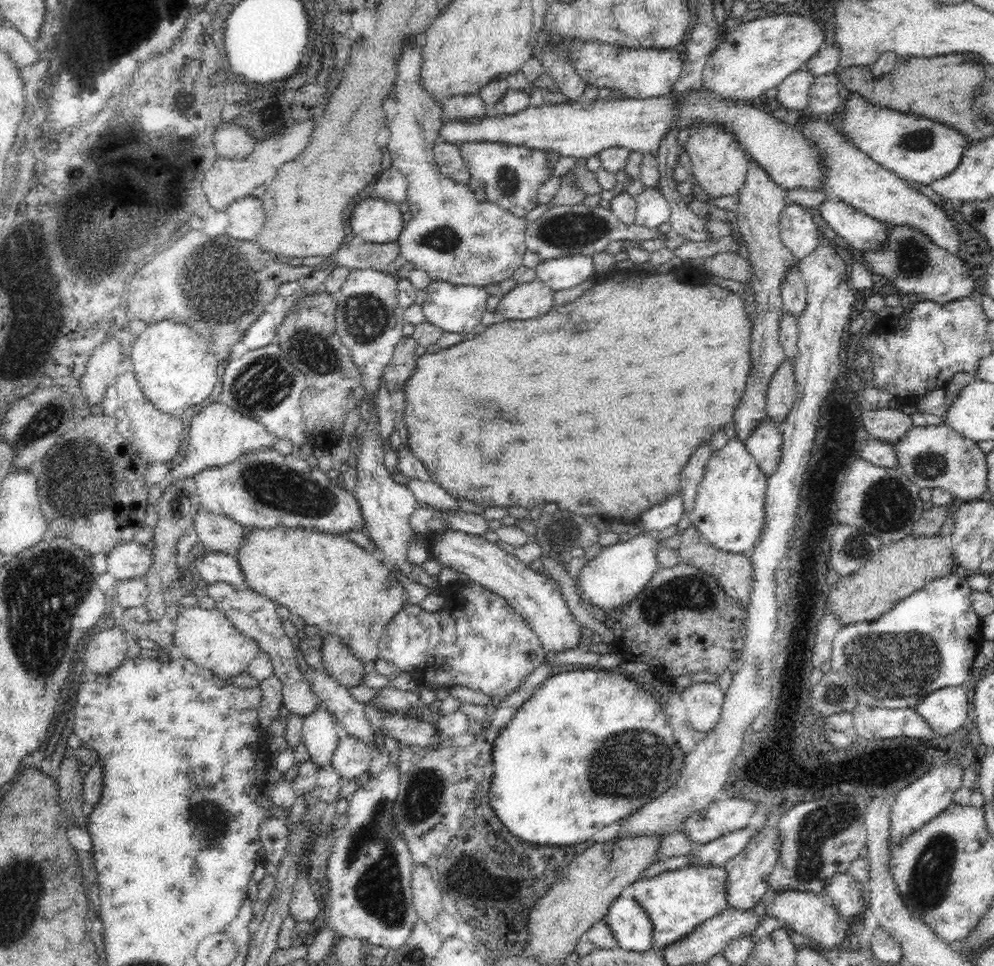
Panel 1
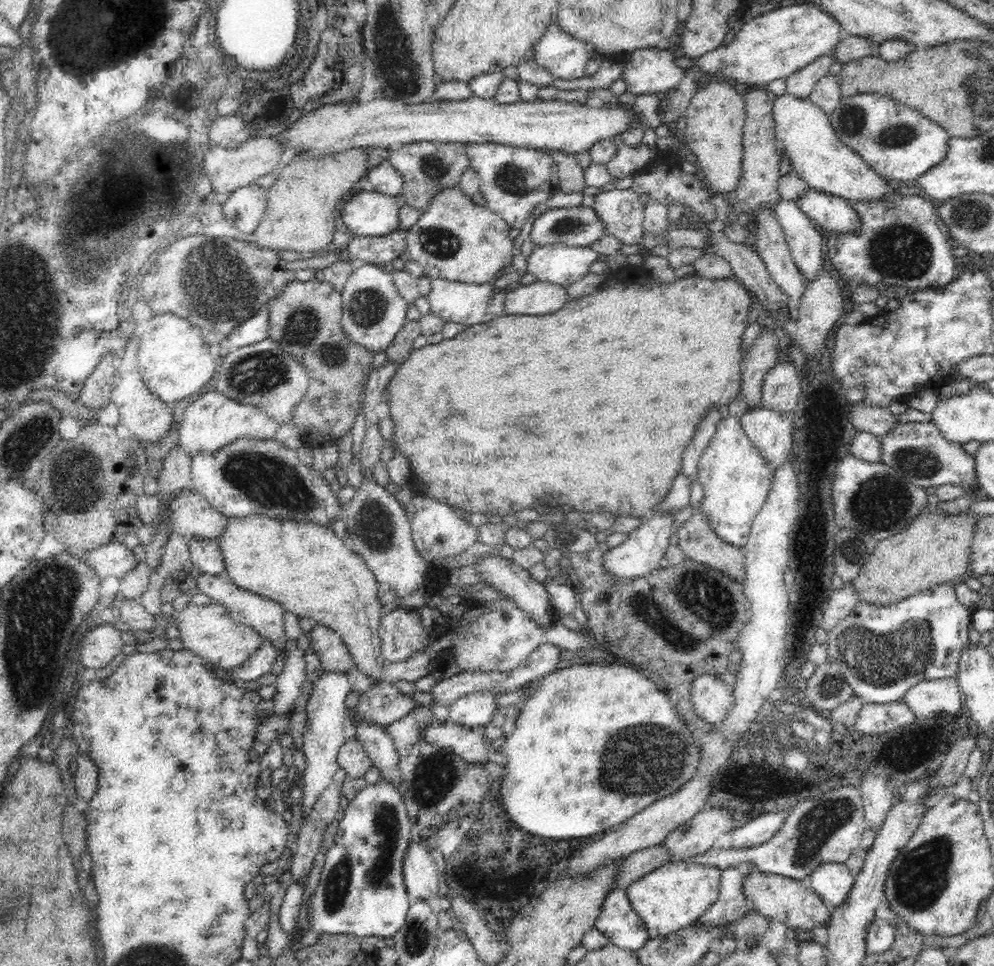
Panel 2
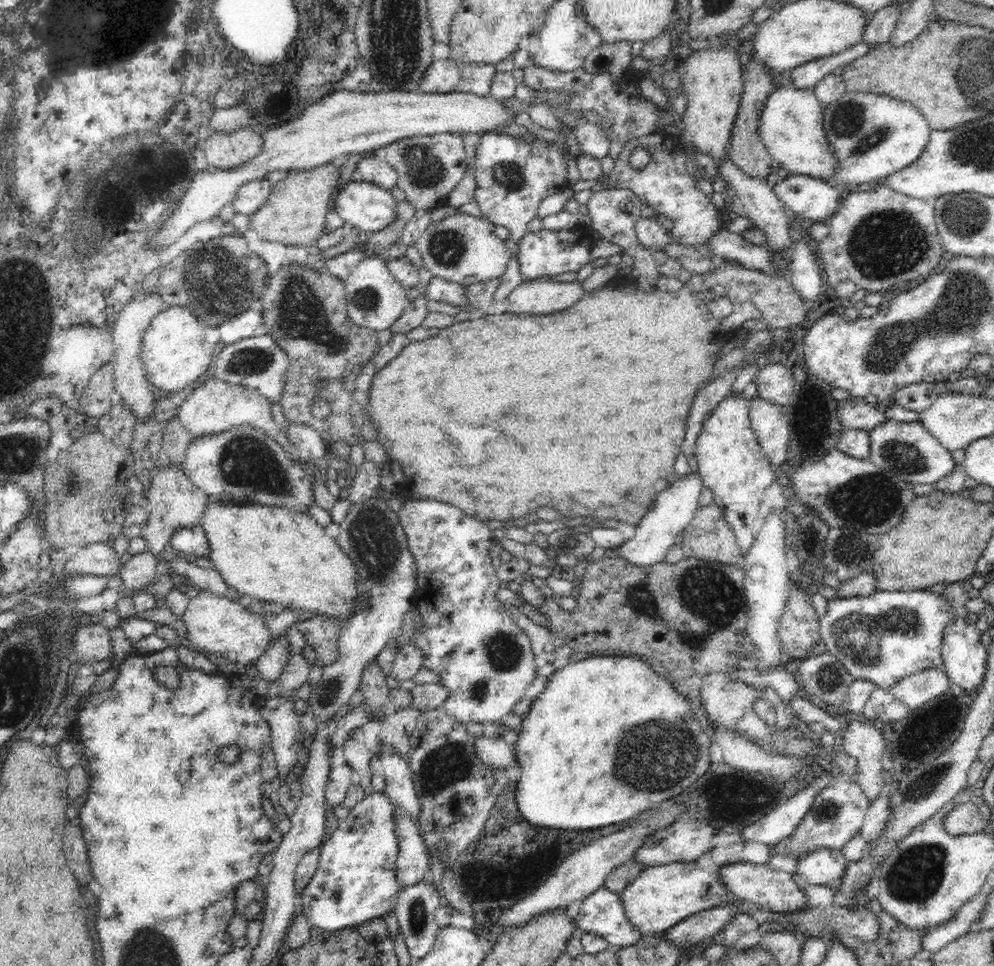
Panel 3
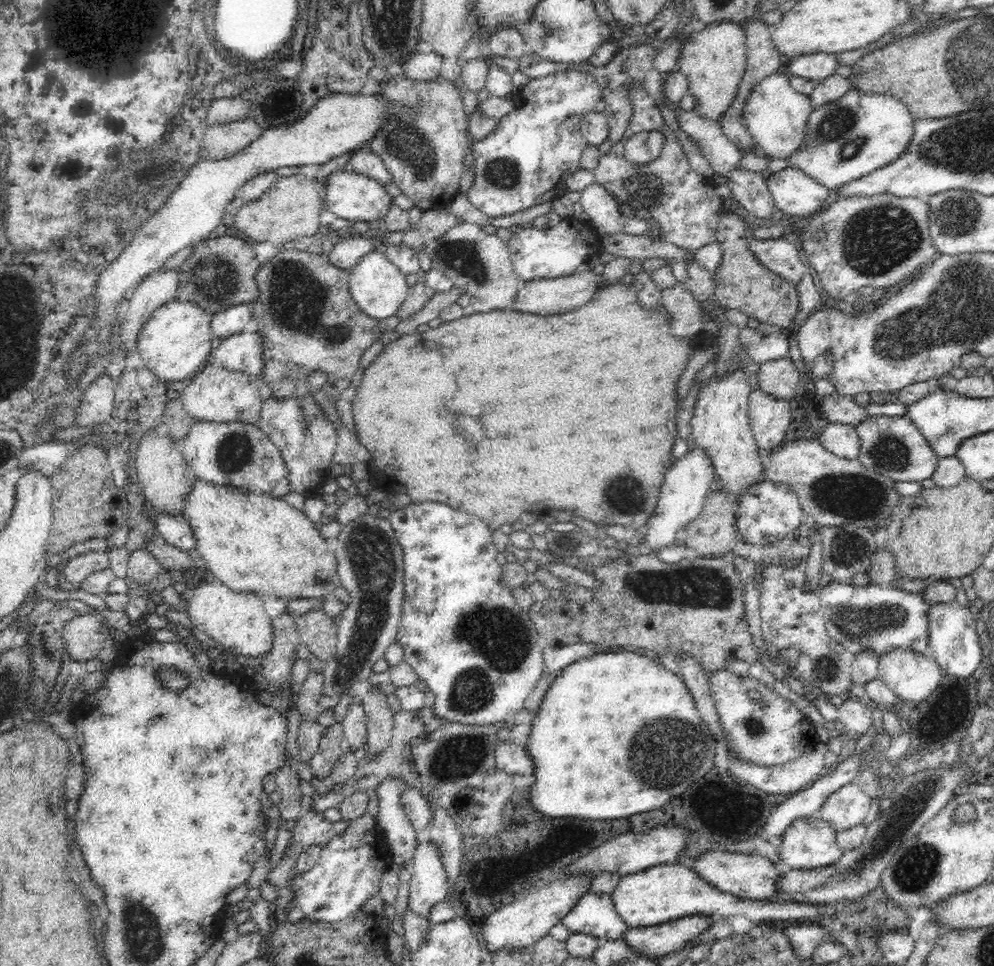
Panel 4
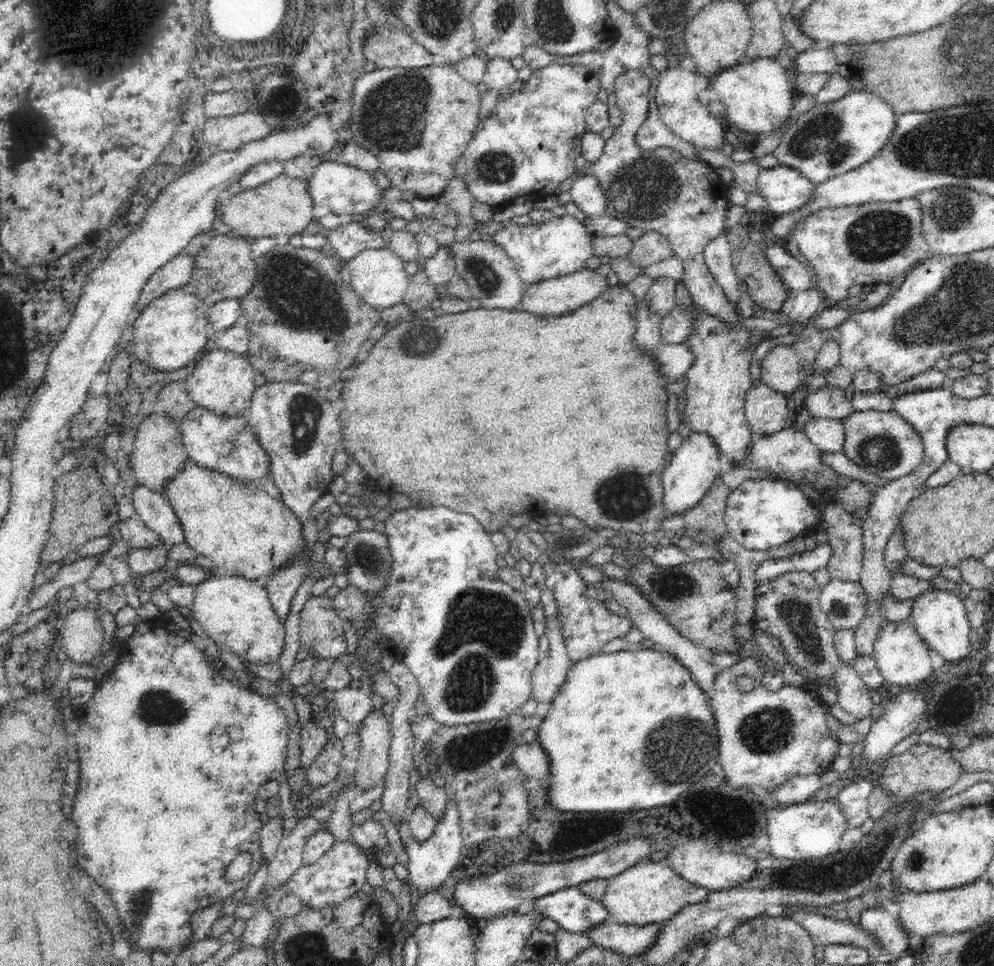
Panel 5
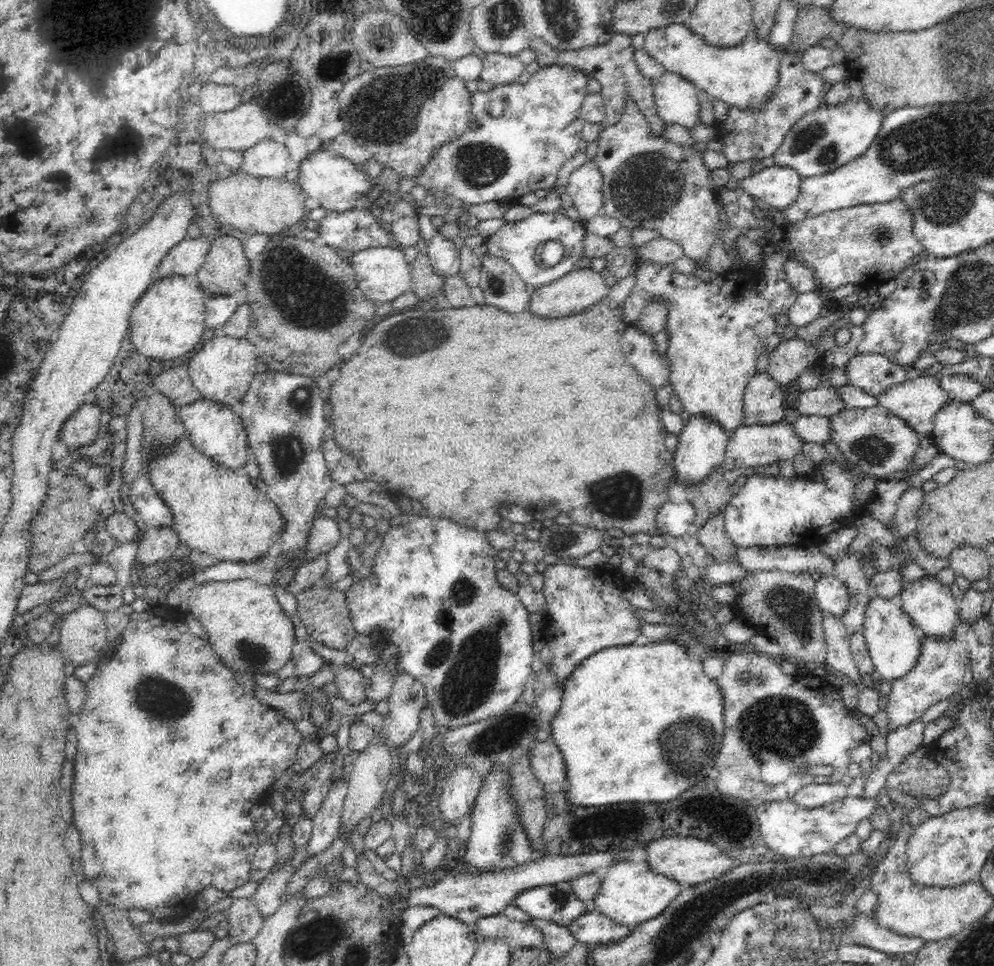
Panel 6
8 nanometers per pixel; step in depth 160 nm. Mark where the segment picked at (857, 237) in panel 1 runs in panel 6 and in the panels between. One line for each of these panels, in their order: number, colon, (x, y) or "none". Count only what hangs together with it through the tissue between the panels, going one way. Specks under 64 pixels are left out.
2: (832, 213)
3: (811, 199)
4: (794, 193)
5: (784, 189)
6: (778, 186)

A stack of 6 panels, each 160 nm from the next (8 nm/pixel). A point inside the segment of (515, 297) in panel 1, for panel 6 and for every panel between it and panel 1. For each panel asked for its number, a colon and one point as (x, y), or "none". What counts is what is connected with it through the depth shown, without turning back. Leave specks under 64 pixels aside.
2: (537, 298)
3: (539, 296)
4: (541, 296)
5: (554, 297)
6: (581, 288)

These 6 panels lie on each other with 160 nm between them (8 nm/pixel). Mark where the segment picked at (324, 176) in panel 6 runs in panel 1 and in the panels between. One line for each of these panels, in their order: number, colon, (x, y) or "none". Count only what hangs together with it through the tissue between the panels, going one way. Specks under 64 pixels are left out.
1: (377, 220)
2: (367, 213)
3: (367, 207)
4: (351, 196)
5: (344, 189)

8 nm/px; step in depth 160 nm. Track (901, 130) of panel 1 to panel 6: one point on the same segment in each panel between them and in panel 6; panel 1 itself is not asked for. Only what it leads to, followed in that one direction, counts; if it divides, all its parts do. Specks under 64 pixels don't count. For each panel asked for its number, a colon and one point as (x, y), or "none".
2: (894, 140)
3: (872, 136)
4: (859, 133)
5: (826, 140)
6: (828, 137)

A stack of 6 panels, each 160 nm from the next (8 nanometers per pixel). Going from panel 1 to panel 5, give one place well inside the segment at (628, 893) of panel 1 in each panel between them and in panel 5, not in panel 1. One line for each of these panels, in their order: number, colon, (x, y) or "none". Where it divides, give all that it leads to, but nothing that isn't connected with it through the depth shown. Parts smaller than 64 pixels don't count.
2: (617, 919)
3: (601, 913)
4: (594, 914)
5: (575, 912)

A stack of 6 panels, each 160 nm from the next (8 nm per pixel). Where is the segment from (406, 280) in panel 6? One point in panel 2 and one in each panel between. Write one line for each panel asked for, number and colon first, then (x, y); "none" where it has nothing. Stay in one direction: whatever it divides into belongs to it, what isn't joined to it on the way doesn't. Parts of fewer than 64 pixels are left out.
2: (374, 311)
3: (375, 300)
4: (379, 288)
5: (378, 275)

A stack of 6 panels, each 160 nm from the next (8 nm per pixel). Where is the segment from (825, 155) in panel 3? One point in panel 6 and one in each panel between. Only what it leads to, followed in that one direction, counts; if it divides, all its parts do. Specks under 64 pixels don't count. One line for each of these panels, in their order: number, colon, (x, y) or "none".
4: (775, 115)
5: (758, 95)
6: (743, 76)

